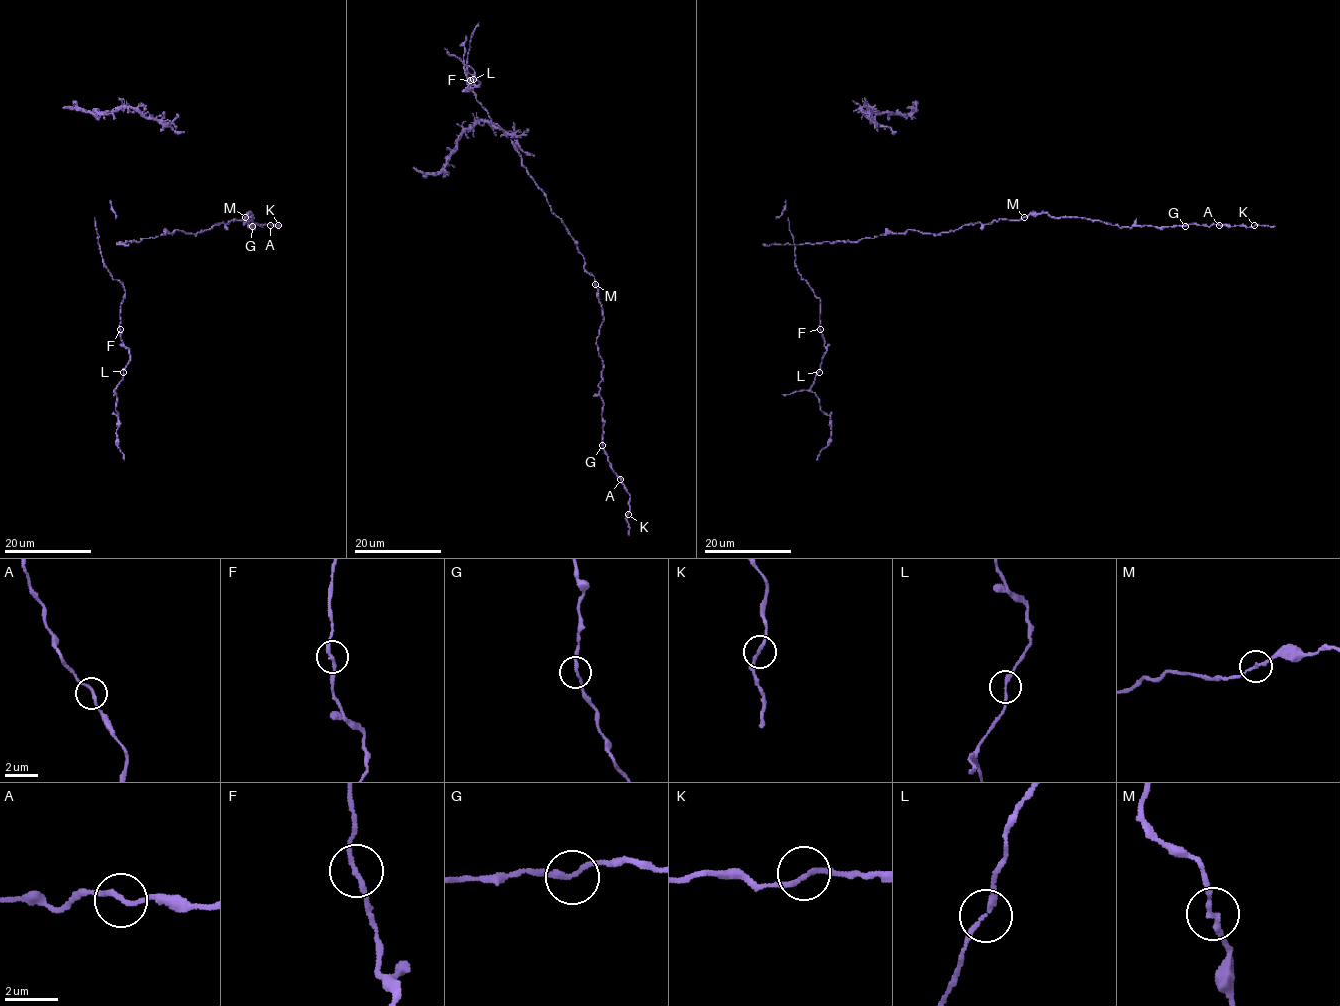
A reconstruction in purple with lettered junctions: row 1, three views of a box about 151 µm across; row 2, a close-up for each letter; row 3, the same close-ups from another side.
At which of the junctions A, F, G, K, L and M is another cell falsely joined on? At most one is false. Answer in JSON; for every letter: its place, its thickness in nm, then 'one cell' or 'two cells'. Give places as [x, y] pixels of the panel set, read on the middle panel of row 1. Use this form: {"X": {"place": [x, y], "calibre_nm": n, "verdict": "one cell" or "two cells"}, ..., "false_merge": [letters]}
{"A": {"place": [620, 479], "calibre_nm": 180, "verdict": "one cell"}, "F": {"place": [470, 80], "calibre_nm": 180, "verdict": "one cell"}, "G": {"place": [602, 445], "calibre_nm": 190, "verdict": "one cell"}, "K": {"place": [628, 514], "calibre_nm": 190, "verdict": "one cell"}, "L": {"place": [473, 79], "calibre_nm": 190, "verdict": "one cell"}, "M": {"place": [595, 284], "calibre_nm": 180, "verdict": "one cell"}, "false_merge": []}

